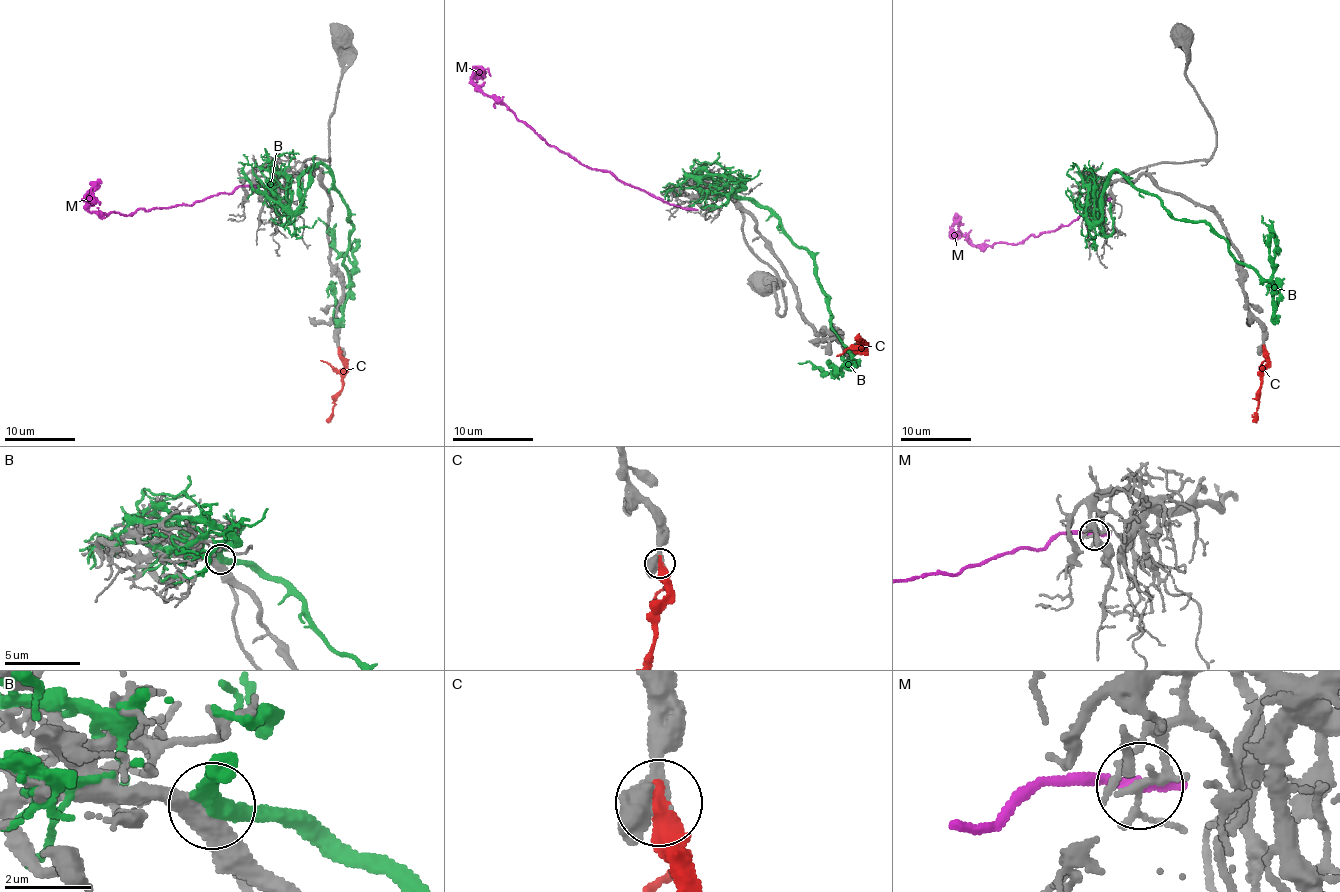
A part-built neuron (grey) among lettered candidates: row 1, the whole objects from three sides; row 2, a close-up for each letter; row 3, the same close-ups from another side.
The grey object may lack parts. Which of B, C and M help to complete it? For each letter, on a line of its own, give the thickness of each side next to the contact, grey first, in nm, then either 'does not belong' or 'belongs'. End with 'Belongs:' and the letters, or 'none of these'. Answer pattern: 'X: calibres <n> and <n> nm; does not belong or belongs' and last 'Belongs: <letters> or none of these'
B: calibres 440 and 400 nm; does not belong
C: calibres 300 and 550 nm; belongs
M: calibres 200 and 360 nm; does not belong
Belongs: C

